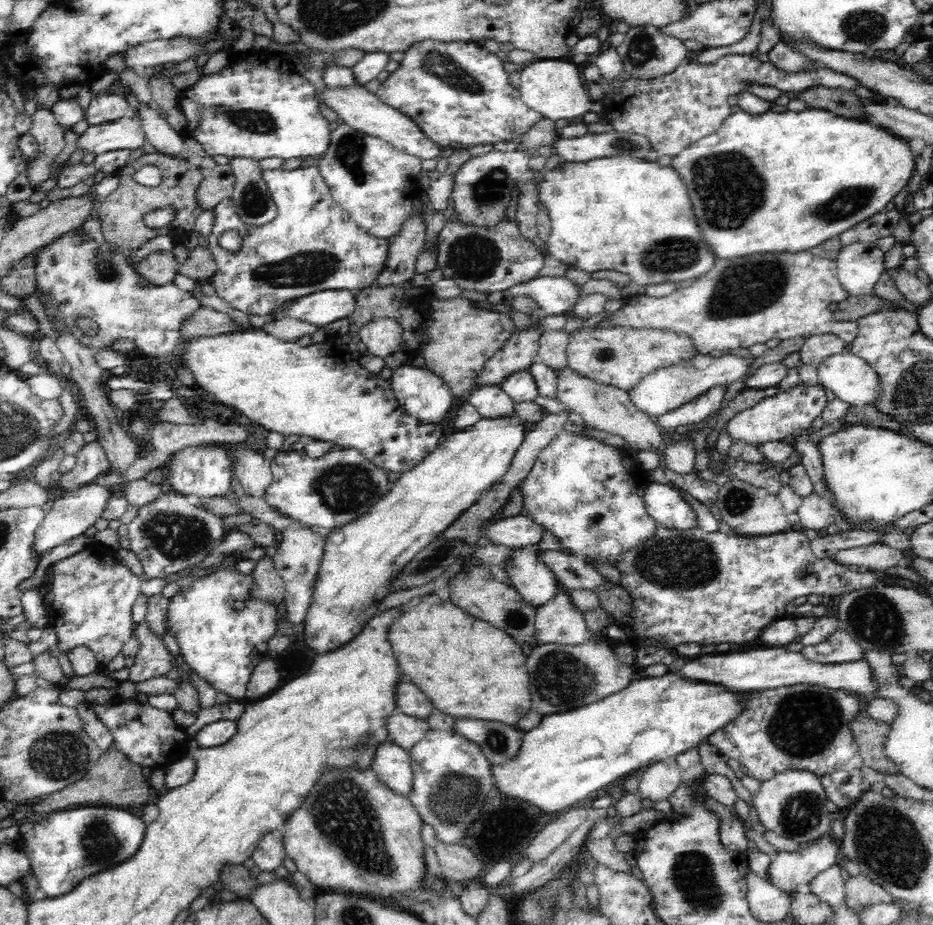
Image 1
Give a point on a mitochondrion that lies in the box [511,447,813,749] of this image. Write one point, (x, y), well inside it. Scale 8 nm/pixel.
(679, 564)

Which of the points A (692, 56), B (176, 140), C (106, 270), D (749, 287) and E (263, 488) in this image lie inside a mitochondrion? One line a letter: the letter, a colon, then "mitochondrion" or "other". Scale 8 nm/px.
A: other
B: other
C: mitochondrion
D: mitochondrion
E: other

